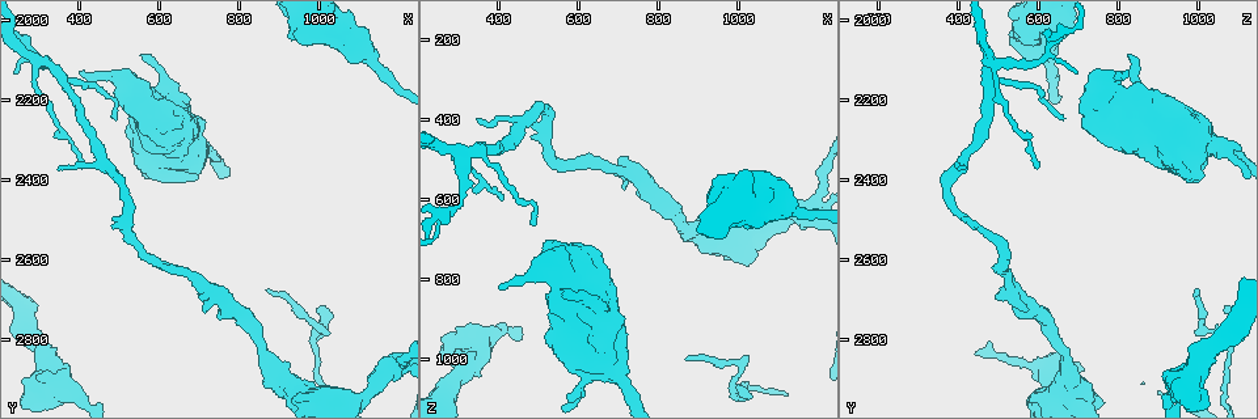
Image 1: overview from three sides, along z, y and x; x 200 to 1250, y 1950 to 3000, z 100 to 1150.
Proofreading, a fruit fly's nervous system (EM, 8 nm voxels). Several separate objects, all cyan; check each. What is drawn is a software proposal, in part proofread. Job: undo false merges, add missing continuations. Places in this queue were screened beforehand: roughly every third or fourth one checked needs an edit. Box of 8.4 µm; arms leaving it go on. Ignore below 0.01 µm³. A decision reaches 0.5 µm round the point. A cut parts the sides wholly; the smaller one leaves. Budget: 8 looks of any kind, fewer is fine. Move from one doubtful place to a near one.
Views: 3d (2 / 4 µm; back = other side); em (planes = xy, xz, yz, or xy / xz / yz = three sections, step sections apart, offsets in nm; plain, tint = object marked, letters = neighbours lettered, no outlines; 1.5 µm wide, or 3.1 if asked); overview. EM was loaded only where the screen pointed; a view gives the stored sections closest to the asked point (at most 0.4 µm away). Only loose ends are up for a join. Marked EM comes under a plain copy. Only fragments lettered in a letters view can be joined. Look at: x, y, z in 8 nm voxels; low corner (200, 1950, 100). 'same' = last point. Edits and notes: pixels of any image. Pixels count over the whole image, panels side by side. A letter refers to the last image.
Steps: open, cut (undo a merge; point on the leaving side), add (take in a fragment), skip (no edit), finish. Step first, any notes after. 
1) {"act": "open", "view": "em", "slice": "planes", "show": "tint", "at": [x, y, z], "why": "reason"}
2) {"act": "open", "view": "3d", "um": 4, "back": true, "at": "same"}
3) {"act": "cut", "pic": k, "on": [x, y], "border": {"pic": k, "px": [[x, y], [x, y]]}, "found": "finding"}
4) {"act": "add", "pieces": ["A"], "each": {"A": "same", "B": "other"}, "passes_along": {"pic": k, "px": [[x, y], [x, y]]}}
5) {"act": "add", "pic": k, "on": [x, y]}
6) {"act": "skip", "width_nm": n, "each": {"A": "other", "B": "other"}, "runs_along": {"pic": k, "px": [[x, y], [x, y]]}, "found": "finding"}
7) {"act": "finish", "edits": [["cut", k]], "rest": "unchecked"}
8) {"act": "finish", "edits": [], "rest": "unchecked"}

{"act": "open", "view": "em", "slice": "planes", "show": "letters", "at": [680, 2640, 535], "why": "calibre changes"}

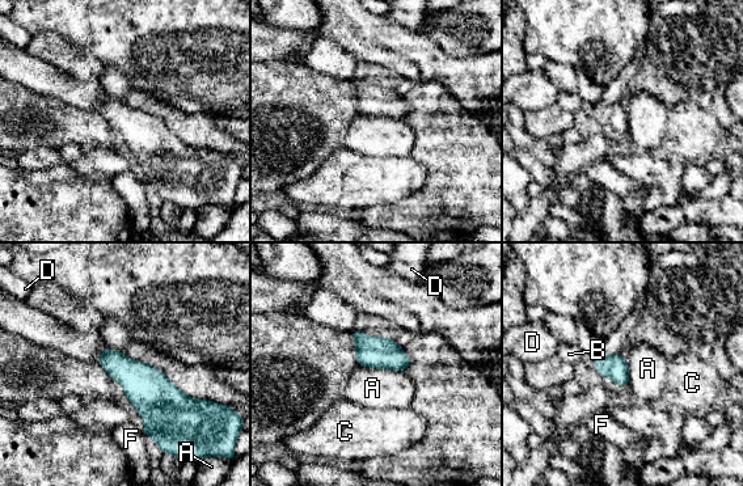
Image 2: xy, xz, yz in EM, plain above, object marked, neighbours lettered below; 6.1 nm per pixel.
{"act": "skip", "each": {"A": "other", "B": "other", "C": "other", "D": "other", "F": "other"}, "border": {"pic": 2, "px": [[372, 367], [393, 368], [402, 372]]}, "found": "all the same neuron"}

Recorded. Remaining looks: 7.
{"act": "open", "view": "em", "slice": "xy", "step": 4, "show": "letters", "at": [405, 2130, 820], "why": "free end"}

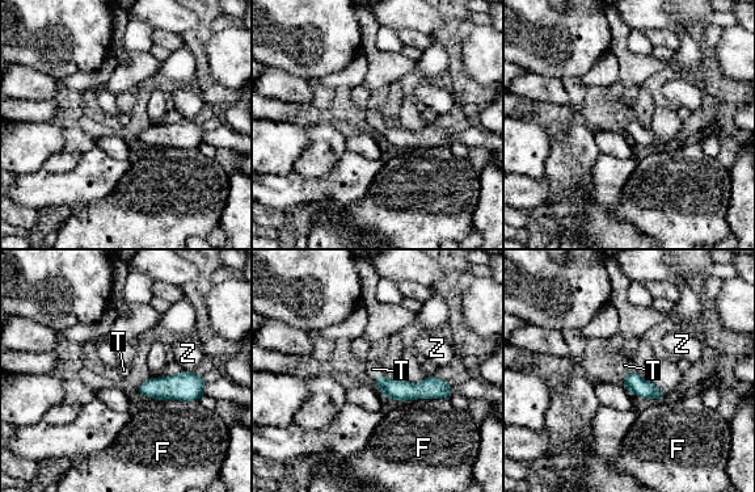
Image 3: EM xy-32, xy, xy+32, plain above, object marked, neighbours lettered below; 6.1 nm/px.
{"act": "add", "pic": 3, "on": [624, 365], "each": {"F": "other", "T": "same", "Z": "other"}, "passes_along": {"pic": 3, "px": [[636, 385], [629, 373], [624, 365]]}, "found": "it goes on there"}

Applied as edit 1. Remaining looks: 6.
{"act": "finish", "edits": [["add", 3]], "rest": "unchecked"}

